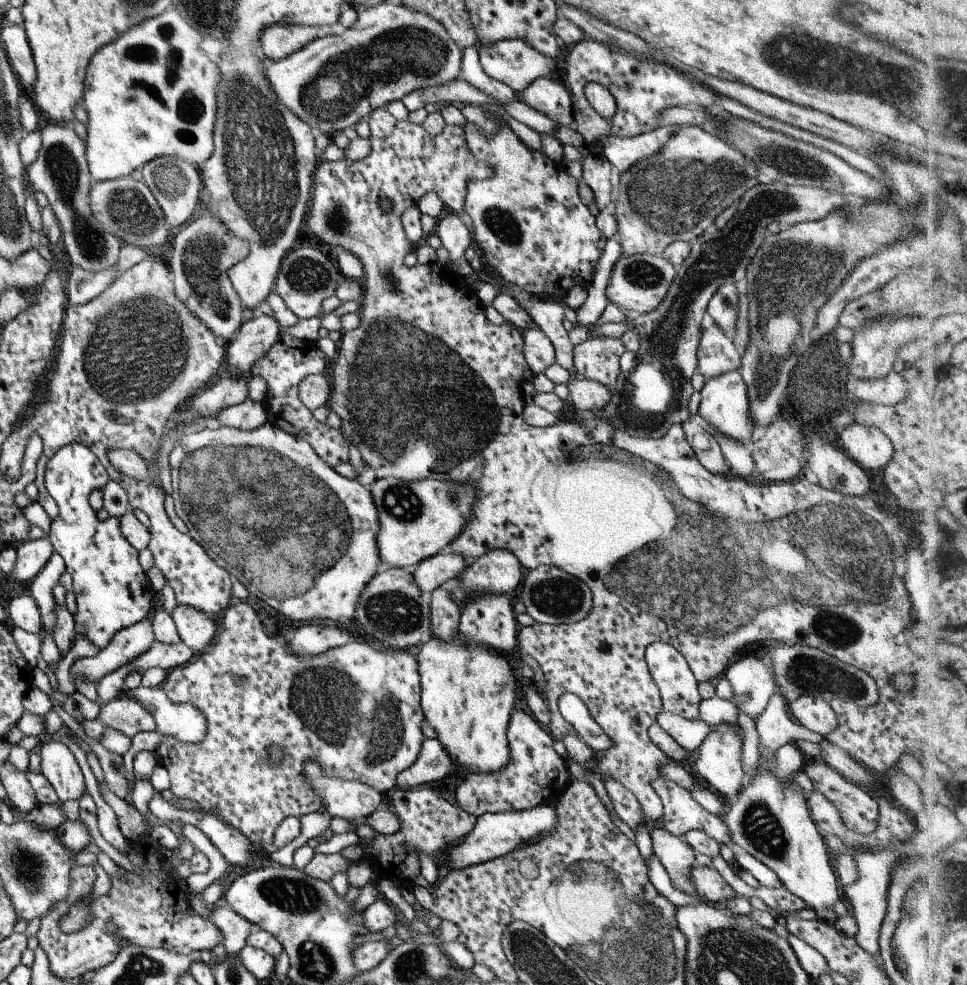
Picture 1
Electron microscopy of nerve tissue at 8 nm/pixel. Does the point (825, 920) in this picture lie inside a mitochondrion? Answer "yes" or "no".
no

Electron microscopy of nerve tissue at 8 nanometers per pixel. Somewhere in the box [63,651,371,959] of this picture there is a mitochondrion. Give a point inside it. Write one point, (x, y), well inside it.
(292, 895)

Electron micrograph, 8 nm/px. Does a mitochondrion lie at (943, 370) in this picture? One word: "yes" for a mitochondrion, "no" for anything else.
no

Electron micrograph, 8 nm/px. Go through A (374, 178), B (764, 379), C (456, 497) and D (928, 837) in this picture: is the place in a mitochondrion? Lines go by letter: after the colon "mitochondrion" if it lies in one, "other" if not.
A: other
B: mitochondrion
C: mitochondrion
D: other

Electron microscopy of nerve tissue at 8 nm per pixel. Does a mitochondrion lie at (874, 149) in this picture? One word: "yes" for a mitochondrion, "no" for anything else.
no

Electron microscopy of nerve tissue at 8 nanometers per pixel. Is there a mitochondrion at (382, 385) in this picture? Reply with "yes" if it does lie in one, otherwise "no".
yes

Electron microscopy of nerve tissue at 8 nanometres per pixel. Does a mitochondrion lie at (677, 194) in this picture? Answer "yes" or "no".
yes

